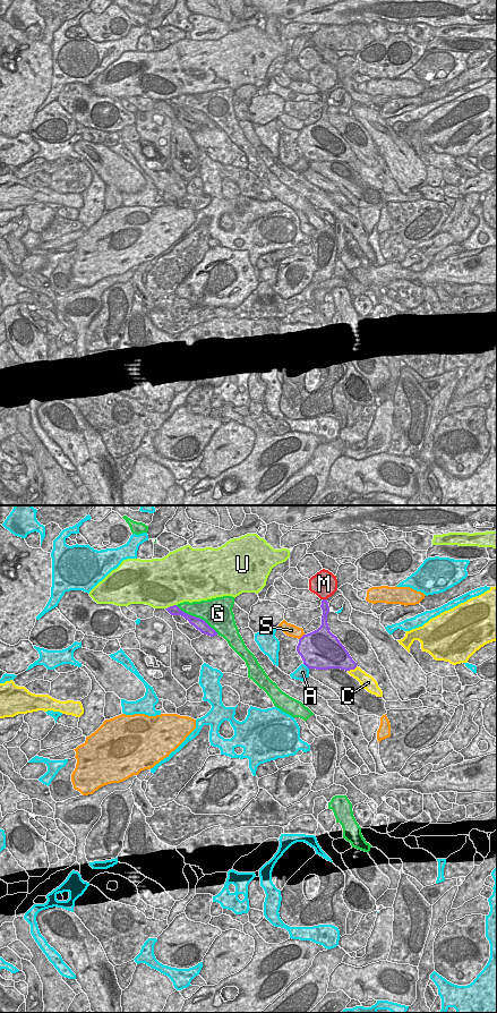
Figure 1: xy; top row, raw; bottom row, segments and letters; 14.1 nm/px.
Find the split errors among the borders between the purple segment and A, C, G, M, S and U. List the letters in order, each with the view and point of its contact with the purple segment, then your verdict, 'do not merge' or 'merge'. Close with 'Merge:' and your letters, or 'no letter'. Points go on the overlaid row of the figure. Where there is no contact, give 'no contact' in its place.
A: meets purple in xy at (307, 666); do not merge
C: meets purple in xy at (352, 669); do not merge
G: meets purple in xy at (197, 618); do not merge
M: meets purple in xy at (325, 599); merge
S: meets purple in xy at (301, 637); do not merge
U: meets purple in xy at (170, 606); do not merge
Merge: M

